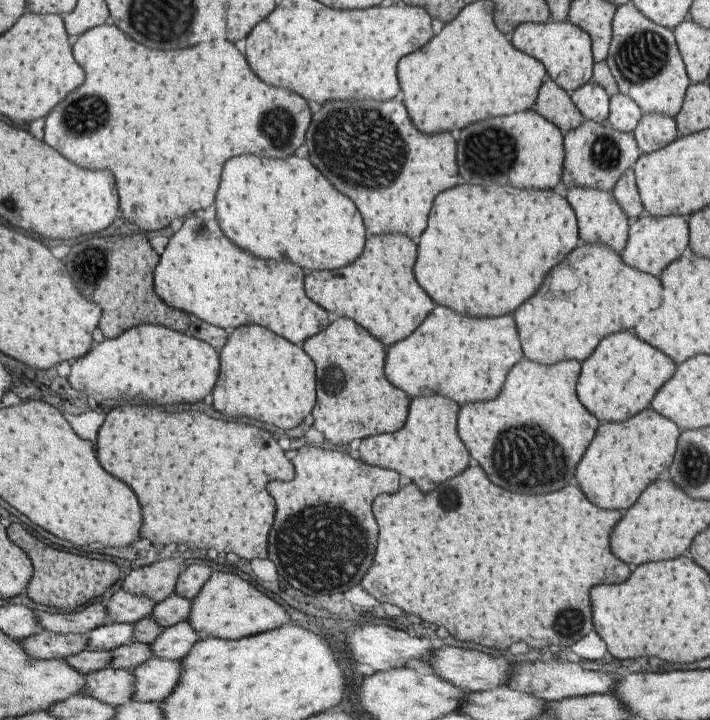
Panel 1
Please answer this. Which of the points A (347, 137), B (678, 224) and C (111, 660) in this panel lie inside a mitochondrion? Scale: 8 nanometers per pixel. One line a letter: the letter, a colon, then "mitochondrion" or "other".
A: mitochondrion
B: other
C: other

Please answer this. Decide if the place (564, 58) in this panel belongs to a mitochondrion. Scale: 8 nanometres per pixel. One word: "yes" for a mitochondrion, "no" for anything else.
no

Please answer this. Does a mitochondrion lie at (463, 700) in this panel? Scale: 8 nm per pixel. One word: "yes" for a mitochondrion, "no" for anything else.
no

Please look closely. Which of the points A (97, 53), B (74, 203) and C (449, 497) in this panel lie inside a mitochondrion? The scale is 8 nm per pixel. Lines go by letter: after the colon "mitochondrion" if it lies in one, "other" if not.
A: other
B: other
C: mitochondrion

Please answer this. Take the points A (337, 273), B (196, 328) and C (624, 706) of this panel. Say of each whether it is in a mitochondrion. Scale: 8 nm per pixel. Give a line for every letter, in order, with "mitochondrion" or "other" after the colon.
A: other
B: other
C: other

